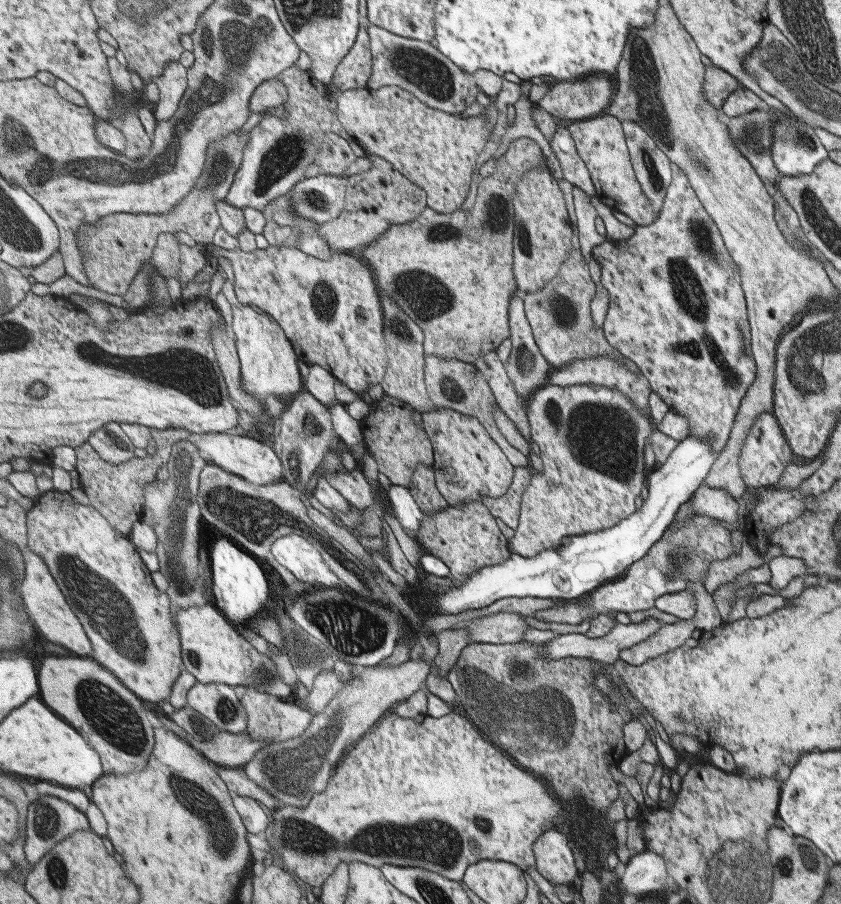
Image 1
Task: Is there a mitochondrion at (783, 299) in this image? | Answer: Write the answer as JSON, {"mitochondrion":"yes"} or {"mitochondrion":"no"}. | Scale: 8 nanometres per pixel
{"mitochondrion":"no"}

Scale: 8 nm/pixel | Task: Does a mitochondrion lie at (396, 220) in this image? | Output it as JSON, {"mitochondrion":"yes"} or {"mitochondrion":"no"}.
{"mitochondrion":"no"}

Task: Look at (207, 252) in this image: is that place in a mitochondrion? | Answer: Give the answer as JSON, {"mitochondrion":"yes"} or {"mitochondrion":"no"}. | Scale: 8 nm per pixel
{"mitochondrion":"no"}

